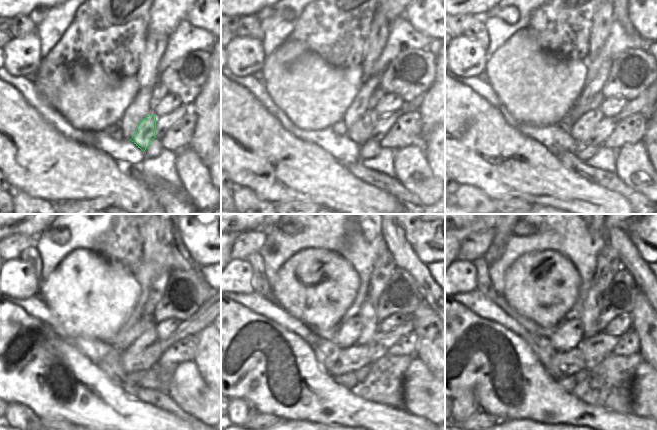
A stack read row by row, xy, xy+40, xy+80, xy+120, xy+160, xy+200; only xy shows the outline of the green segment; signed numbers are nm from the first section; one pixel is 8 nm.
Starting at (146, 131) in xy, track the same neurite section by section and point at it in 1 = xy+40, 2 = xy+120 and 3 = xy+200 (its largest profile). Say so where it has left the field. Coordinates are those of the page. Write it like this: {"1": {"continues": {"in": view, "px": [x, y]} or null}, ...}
{"1": {"continues": {"in": "xy+40", "px": [360, 132]}}, "2": {"continues": {"in": "xy+120", "px": [148, 337]}}, "3": {"continues": {"in": "xy+200", "px": [591, 307]}}}

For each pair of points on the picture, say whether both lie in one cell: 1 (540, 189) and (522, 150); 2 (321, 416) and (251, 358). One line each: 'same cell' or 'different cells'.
1: same cell
2: same cell

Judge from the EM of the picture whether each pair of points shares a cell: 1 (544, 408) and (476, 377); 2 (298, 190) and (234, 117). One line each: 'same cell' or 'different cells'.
1: same cell
2: same cell

